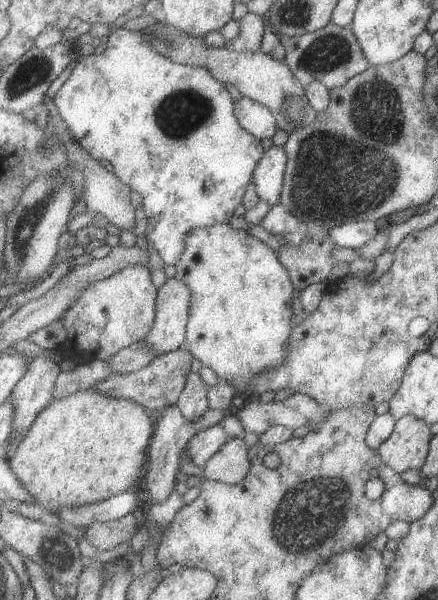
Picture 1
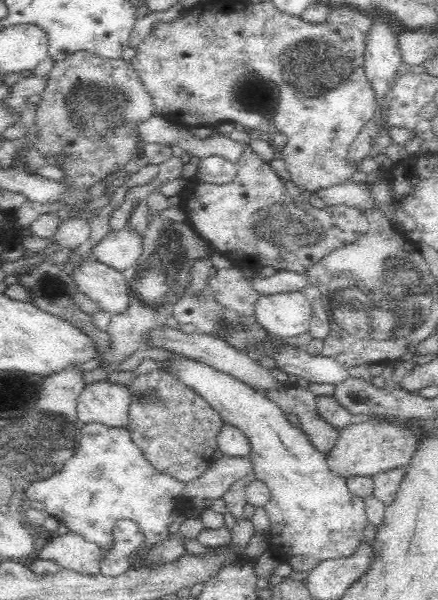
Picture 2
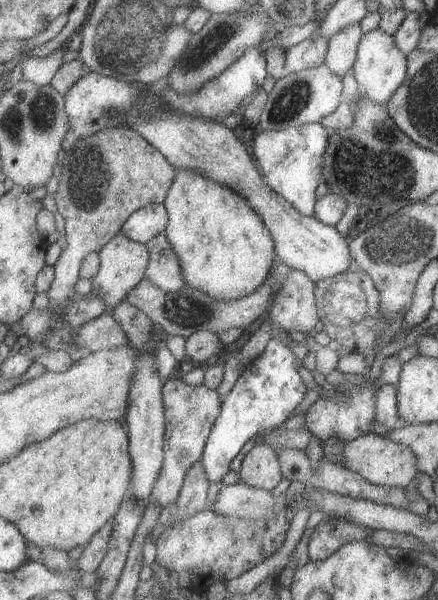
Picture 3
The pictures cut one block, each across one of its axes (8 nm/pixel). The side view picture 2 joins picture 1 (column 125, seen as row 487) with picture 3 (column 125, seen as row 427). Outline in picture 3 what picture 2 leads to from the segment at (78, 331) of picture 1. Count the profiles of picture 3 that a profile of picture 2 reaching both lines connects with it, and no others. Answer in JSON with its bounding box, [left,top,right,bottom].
[91,232,150,314]

